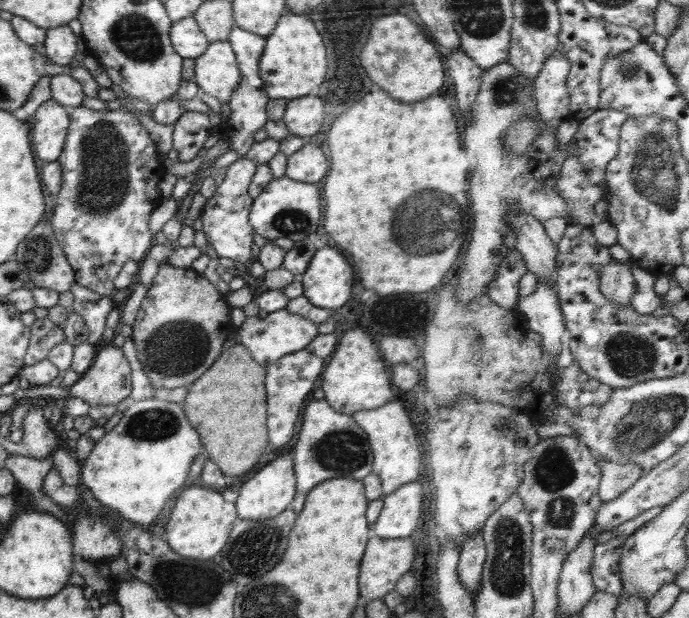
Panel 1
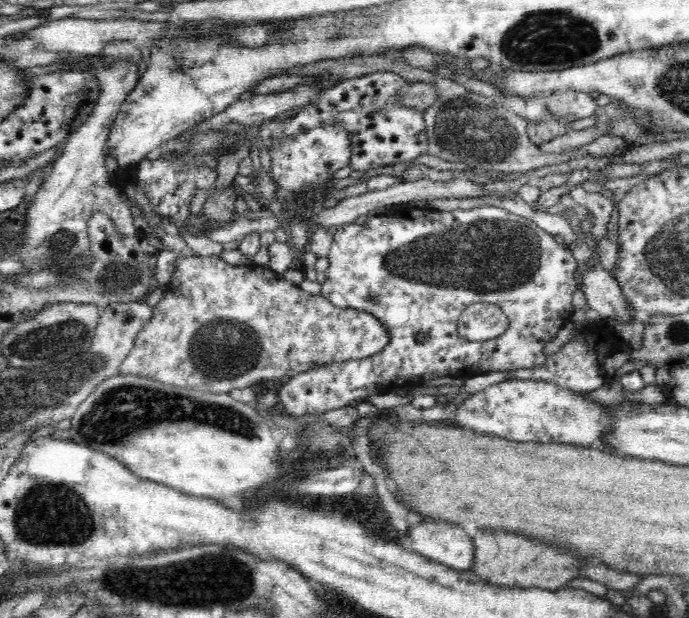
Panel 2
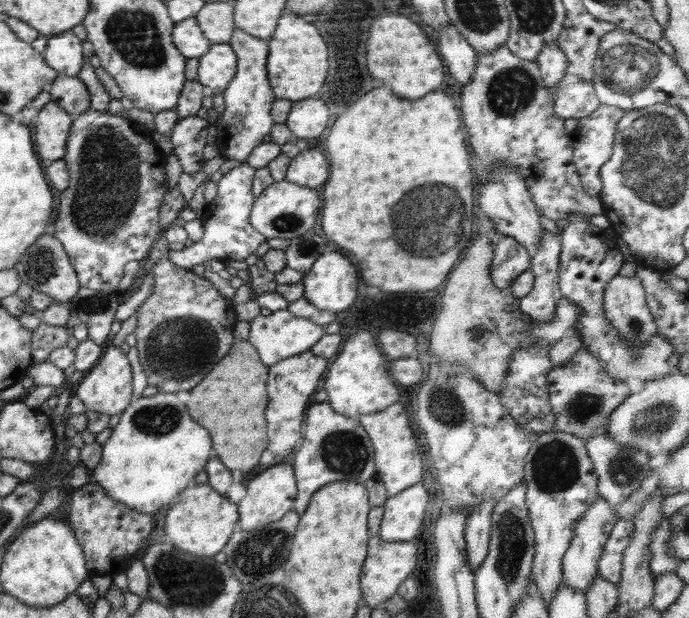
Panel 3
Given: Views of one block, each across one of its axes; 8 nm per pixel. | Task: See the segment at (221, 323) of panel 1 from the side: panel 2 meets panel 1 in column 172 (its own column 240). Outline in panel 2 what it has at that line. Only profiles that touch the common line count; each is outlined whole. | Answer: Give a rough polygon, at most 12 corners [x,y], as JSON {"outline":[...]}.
{"outline":[[175,258],[120,373],[220,394],[388,344],[269,267]]}

